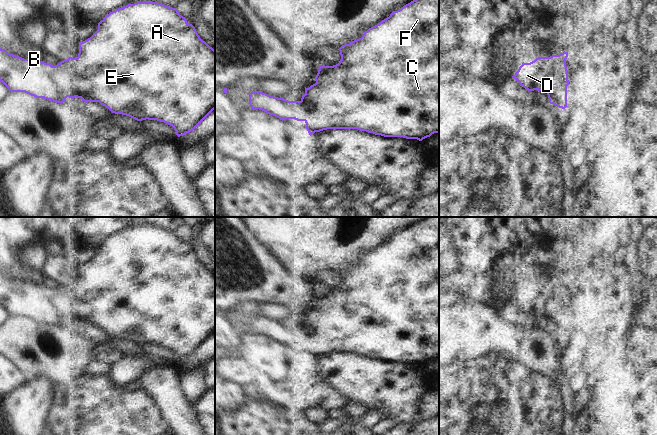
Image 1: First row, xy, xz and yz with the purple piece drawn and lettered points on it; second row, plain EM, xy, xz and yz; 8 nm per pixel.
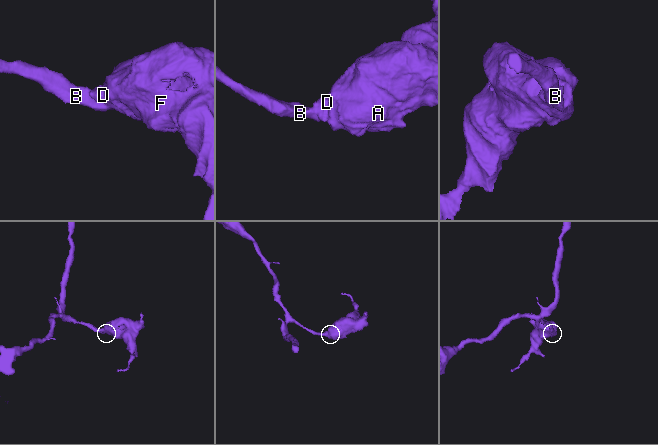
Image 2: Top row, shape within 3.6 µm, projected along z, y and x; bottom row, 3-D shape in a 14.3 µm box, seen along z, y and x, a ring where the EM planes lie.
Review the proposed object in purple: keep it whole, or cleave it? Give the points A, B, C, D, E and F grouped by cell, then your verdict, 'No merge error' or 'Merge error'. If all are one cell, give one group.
Groups: A B C D E F. No merge error.

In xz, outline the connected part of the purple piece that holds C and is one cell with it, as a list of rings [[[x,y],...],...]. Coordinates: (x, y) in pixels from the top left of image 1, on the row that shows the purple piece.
[[[413,0],[401,9],[393,11],[389,17],[382,20],[379,24],[369,28],[361,38],[342,45],[338,50],[341,55],[340,62],[333,66],[319,65],[319,70],[315,77],[316,83],[309,88],[305,87],[305,94],[302,95],[300,101],[288,101],[261,91],[252,91],[249,94],[251,109],[262,110],[266,114],[273,115],[282,121],[286,119],[304,121],[310,136],[315,132],[327,129],[358,129],[384,137],[403,137],[422,141],[434,133],[439,133],[439,0]]]

